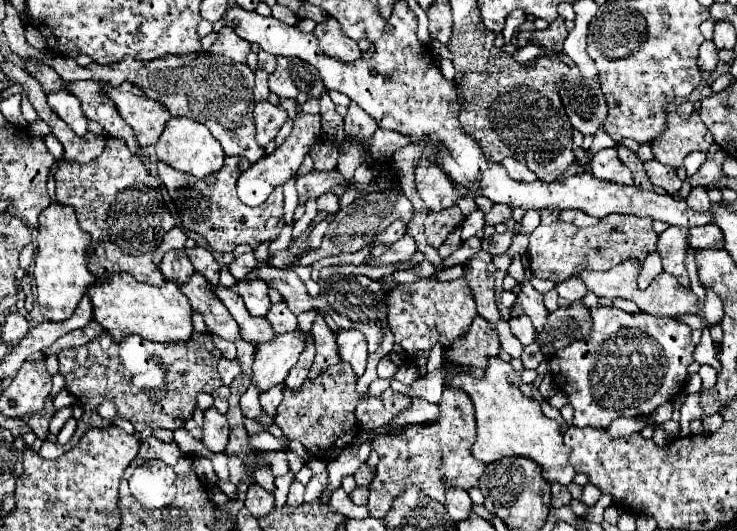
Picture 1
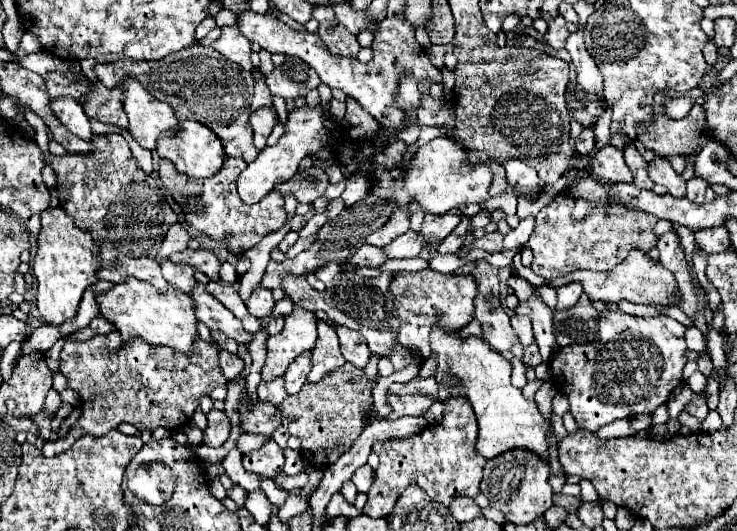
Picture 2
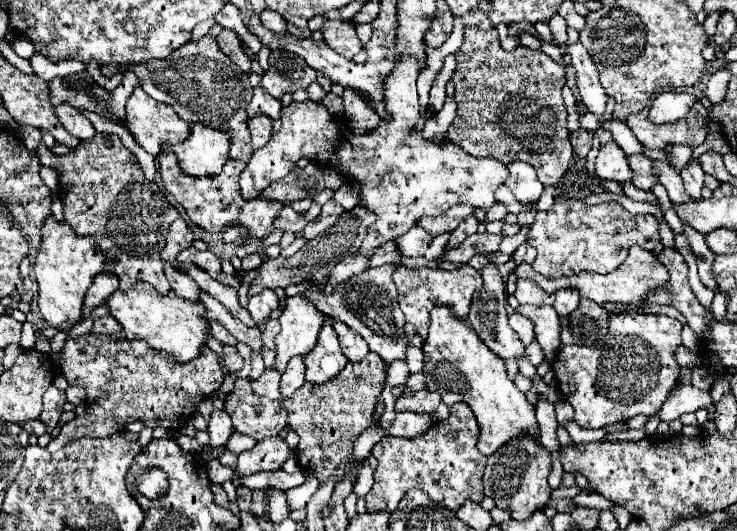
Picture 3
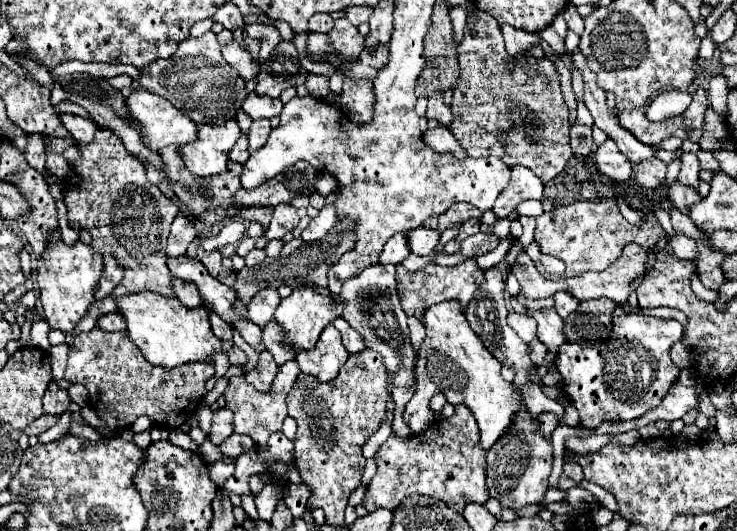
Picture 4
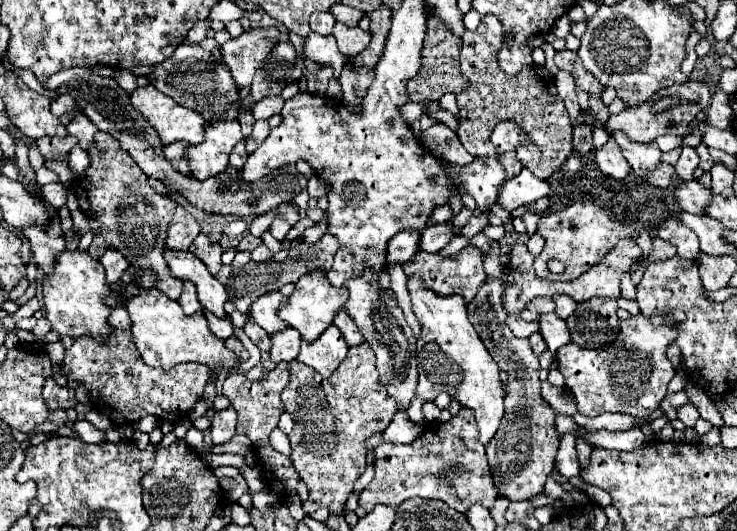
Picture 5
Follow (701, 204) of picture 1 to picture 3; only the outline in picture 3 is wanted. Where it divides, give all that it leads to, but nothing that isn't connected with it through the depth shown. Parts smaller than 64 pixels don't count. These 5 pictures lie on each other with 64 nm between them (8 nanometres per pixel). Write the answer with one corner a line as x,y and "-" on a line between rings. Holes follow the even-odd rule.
690,158
686,168
680,172
682,180
684,180
684,186
686,186
686,192
694,198
694,200
700,200
700,190
704,188
704,170
698,162
698,158

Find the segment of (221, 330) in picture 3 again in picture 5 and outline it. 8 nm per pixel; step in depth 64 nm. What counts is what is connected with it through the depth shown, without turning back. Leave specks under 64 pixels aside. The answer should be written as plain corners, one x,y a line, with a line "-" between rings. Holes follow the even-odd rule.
204,310
204,316
206,316
206,320
208,320
210,330
212,330
218,338
226,340
226,338
232,336
232,326
230,326
228,322
224,322
224,320
218,318
218,316
212,316
212,312
208,312
208,310

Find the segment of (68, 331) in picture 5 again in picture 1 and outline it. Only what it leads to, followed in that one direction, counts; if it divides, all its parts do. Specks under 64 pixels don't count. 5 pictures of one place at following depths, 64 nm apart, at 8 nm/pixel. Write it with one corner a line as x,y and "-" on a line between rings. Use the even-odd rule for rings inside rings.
58,202
50,204
44,212
38,216
40,228
38,228
38,250
34,258
34,280
36,280
36,290
38,290
38,308
44,316
44,320
50,322
60,322
68,320
84,292
88,290
90,284
96,282
96,278
88,270
88,258
92,252
92,242
90,234
78,228
78,220
72,208
62,206

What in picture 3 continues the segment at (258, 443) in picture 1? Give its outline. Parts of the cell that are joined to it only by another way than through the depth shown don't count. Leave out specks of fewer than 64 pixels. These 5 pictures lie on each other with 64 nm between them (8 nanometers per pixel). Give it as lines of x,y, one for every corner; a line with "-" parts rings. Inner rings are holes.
234,432
232,436
230,436
230,440
226,442
226,450
230,450
230,452
234,452
234,454
240,454
240,452
244,452
244,450
252,450
256,446
256,442
252,440
252,438
248,438
248,436
244,436
244,434
240,434
240,432

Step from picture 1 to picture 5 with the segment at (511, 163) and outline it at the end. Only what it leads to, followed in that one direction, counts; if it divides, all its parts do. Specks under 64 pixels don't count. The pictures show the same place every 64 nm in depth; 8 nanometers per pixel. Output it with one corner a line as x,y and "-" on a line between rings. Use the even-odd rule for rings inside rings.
524,168
520,174
516,174
512,180
506,182
506,188
502,190
498,202
508,212
512,212
522,204
530,204
548,196
548,192
550,192
548,180
540,180
528,168

